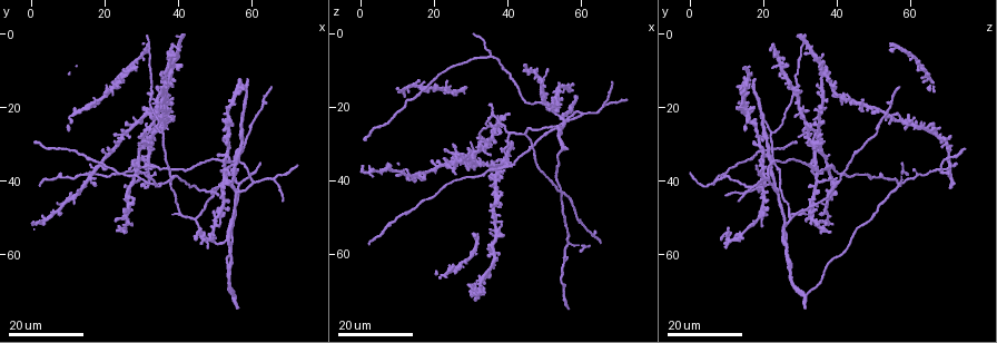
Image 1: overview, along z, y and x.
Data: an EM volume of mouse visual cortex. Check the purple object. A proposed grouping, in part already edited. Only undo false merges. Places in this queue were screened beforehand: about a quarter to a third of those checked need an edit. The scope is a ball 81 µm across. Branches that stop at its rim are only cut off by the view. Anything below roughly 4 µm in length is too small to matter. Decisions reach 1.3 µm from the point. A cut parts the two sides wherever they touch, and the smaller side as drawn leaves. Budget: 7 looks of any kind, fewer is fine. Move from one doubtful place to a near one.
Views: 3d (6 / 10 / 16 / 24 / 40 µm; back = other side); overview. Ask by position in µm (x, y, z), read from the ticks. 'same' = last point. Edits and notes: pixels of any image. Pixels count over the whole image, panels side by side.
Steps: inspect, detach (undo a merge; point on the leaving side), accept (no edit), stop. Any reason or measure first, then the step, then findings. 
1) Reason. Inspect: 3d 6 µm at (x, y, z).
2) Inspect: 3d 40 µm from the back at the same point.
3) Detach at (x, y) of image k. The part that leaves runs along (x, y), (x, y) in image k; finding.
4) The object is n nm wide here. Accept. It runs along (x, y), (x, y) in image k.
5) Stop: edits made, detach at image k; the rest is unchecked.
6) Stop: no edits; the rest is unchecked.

Three arms meet. Inspect: 3d 24 µm at (57.0, 40.5, 57.0).

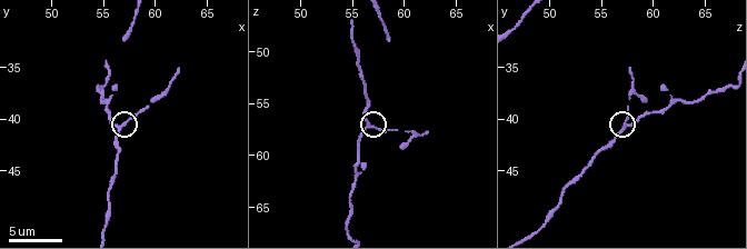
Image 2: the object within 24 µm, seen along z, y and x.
Inspect: 3d 6 µm at (56.4, 40.8, 57.4).

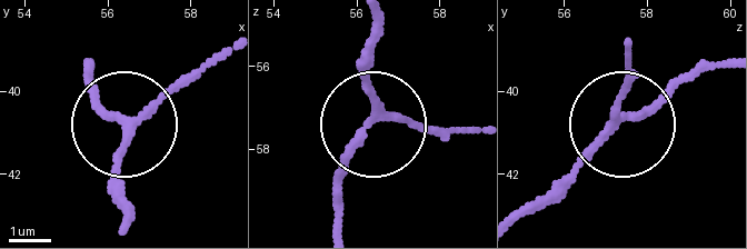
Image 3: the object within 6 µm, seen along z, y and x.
The object is 180 nm wide here. Accept. It runs along (369, 26), (374, 118), (461, 132) in image 3; all the same cell.

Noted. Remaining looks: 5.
Inspect: 3d 16 µm at (56.5, 42.5, 24.0).

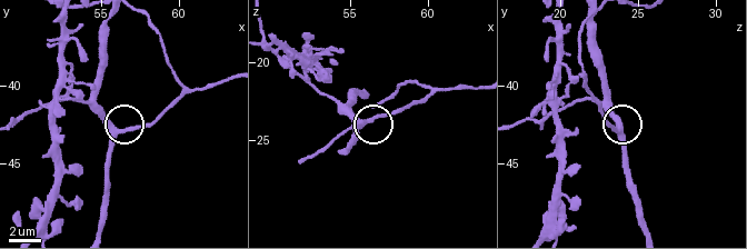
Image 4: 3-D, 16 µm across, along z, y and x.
Inspect: 3d 10 µm at (56.2, 43.0, 23.8).

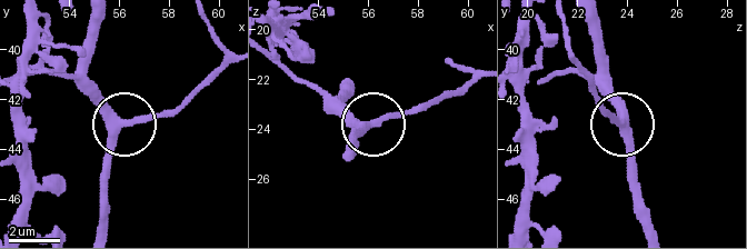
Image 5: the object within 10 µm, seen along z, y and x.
The object is 300 nm wide here. Accept. Continuous, no second cell.

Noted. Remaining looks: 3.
Three-way junction. Inspect: 3d 16 µm at (40.0, 49.5, 27.5).

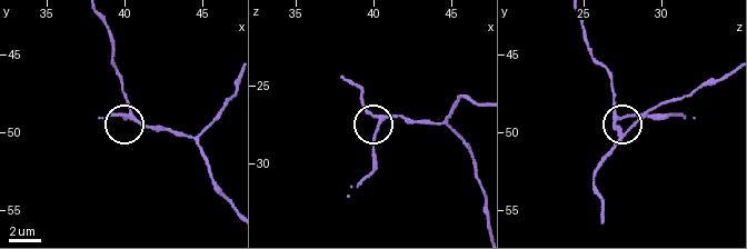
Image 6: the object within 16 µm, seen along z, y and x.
Zoom in. Inspect: 3d 10 µm at (40.4, 49.0, 27.6).

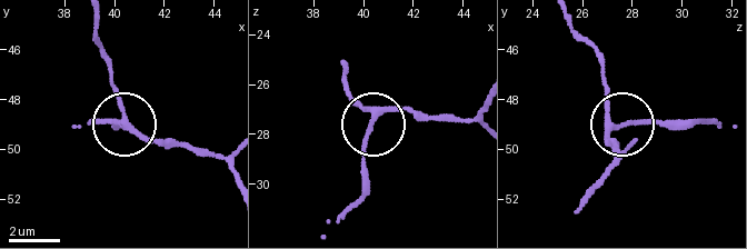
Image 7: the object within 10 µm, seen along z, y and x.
The object is 200 nm wide here. Accept. It runs along (364, 108), (375, 126), (361, 157), (361, 199) in image 7; continuous, no second cell.

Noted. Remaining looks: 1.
Stop: no edits; the rest is unchecked.

